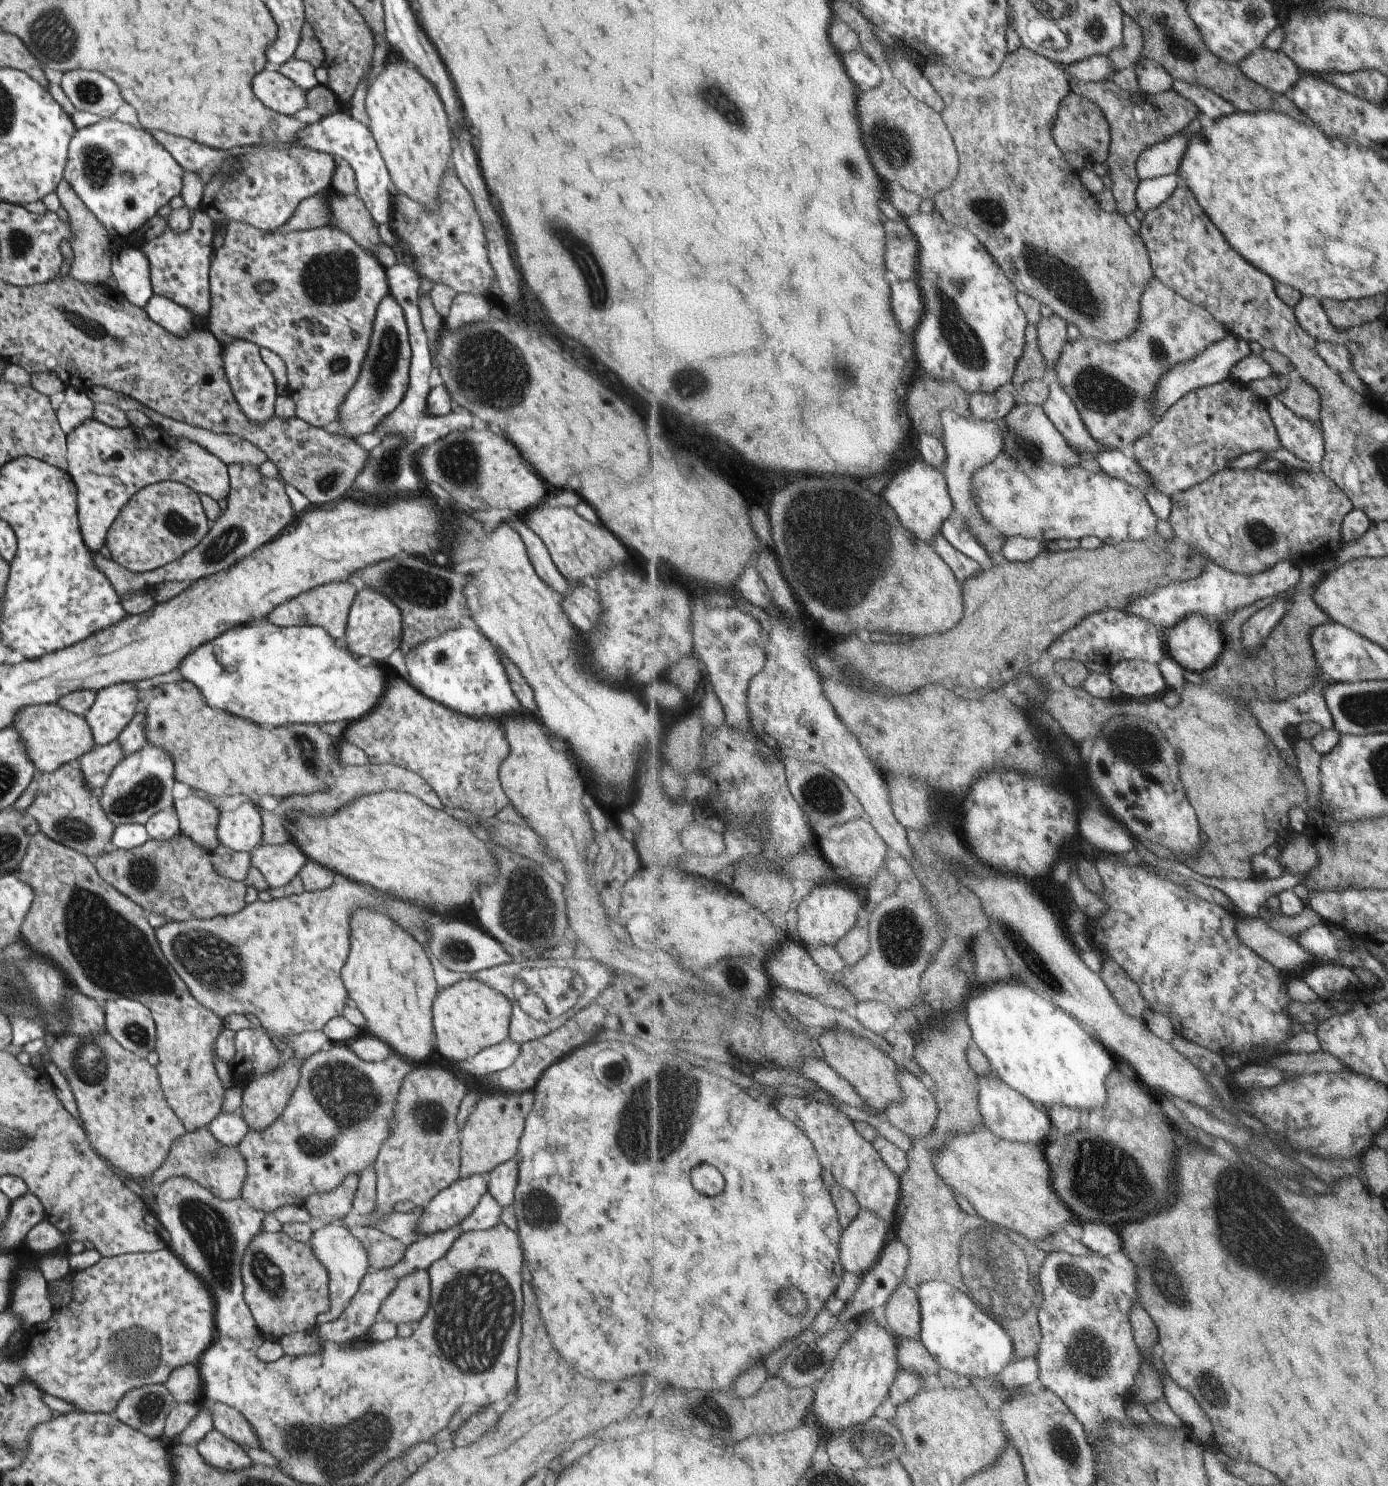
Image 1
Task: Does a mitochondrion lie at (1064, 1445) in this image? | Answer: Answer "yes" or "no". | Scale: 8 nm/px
yes

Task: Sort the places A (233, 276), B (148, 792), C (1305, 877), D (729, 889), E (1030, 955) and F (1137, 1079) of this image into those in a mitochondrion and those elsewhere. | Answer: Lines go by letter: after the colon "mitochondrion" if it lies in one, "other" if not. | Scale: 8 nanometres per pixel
A: other
B: mitochondrion
C: other
D: other
E: mitochondrion
F: other

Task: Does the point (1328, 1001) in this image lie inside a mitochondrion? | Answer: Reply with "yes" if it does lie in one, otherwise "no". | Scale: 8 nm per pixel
no

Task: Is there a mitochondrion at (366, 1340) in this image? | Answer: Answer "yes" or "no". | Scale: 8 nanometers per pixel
no

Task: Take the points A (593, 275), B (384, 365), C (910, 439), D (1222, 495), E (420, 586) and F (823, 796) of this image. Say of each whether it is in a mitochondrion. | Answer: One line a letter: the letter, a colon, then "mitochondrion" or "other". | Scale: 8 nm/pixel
A: mitochondrion
B: mitochondrion
C: other
D: other
E: mitochondrion
F: mitochondrion

